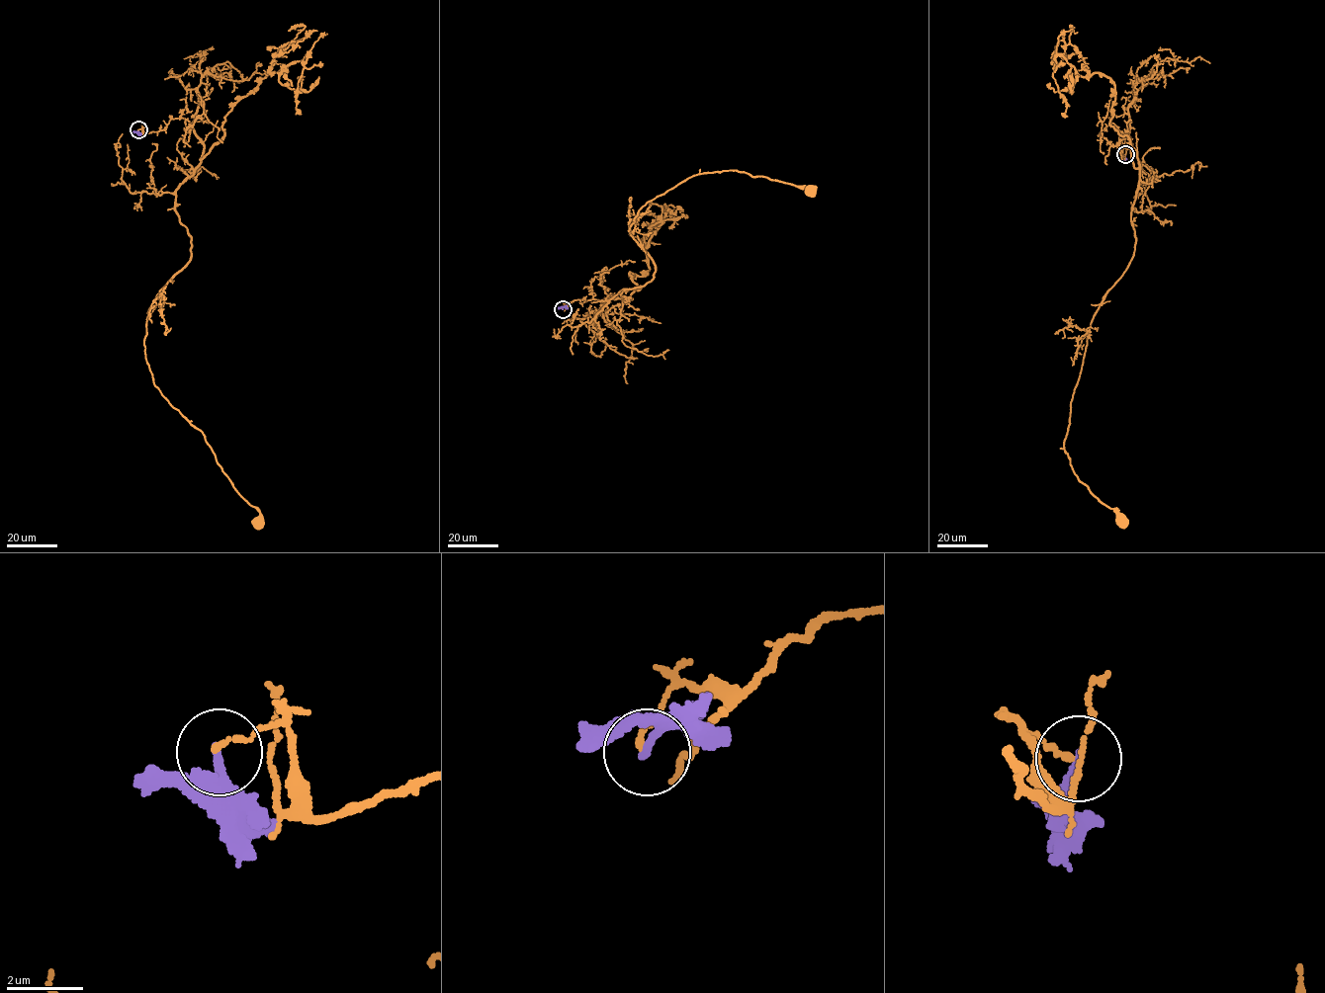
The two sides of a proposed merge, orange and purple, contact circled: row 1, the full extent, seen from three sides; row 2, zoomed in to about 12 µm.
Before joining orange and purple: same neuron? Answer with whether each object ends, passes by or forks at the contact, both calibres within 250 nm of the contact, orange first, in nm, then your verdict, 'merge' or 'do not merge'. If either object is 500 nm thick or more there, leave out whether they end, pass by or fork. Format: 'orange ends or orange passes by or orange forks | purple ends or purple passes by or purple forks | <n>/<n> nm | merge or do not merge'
orange ends | purple ends | 140/200 nm | do not merge

